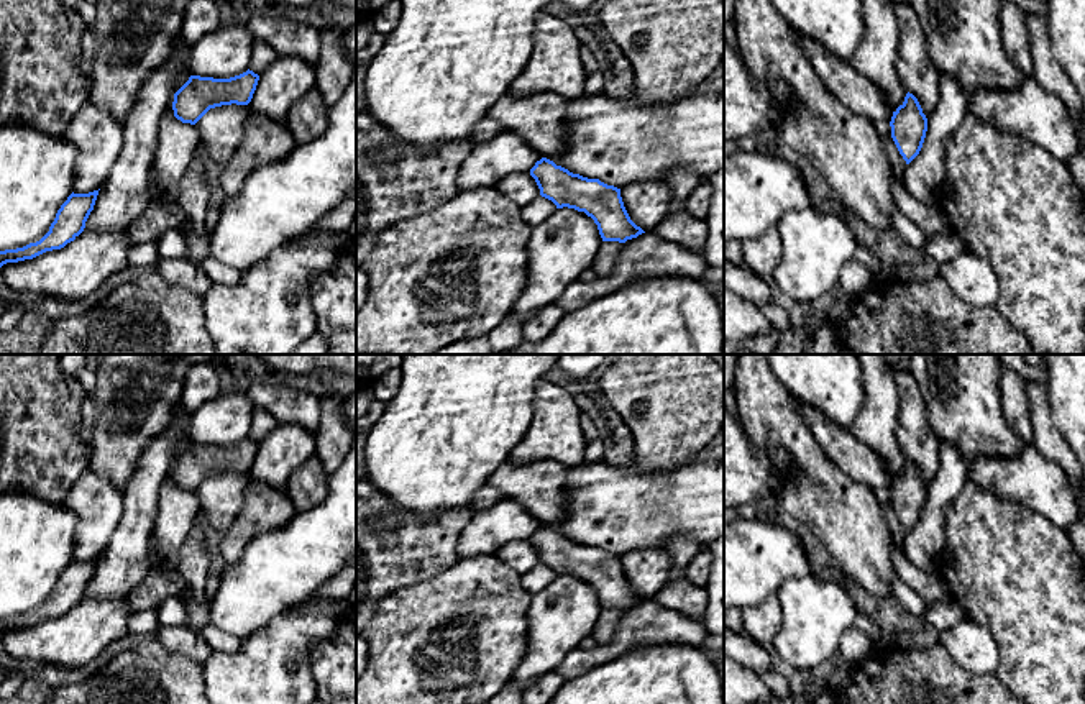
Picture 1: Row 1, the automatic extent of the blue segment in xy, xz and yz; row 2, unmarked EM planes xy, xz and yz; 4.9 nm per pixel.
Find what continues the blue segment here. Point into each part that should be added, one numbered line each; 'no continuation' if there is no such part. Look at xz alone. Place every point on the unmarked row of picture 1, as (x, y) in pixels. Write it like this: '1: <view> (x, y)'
no continuation

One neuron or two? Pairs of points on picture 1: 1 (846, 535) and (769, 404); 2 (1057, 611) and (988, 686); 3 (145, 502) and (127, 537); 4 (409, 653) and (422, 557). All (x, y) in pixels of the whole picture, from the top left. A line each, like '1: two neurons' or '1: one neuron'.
1: one neuron
2: two neurons
3: one neuron
4: two neurons

